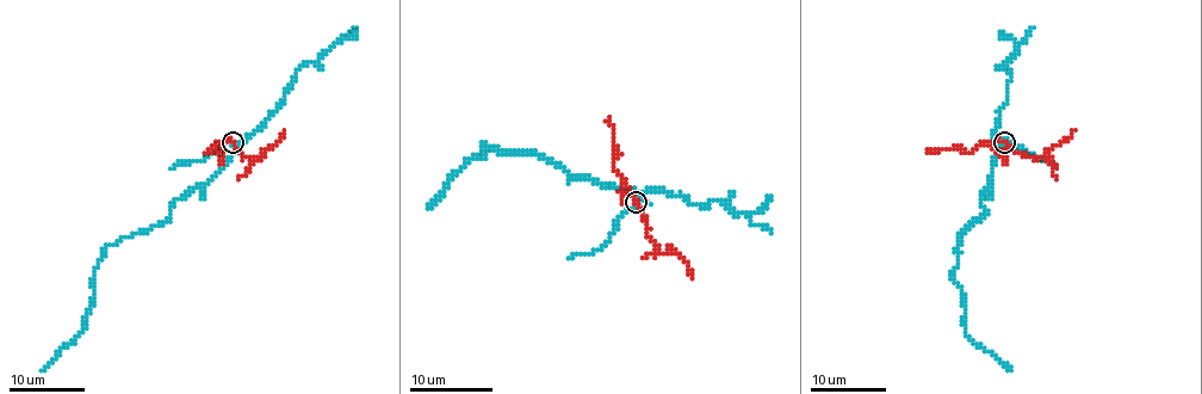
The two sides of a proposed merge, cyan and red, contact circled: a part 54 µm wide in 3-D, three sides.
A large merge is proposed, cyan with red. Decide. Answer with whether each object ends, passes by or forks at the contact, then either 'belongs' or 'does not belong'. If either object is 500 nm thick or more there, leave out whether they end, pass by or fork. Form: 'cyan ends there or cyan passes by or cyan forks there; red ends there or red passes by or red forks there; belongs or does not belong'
cyan forks there; red passes by; does not belong

